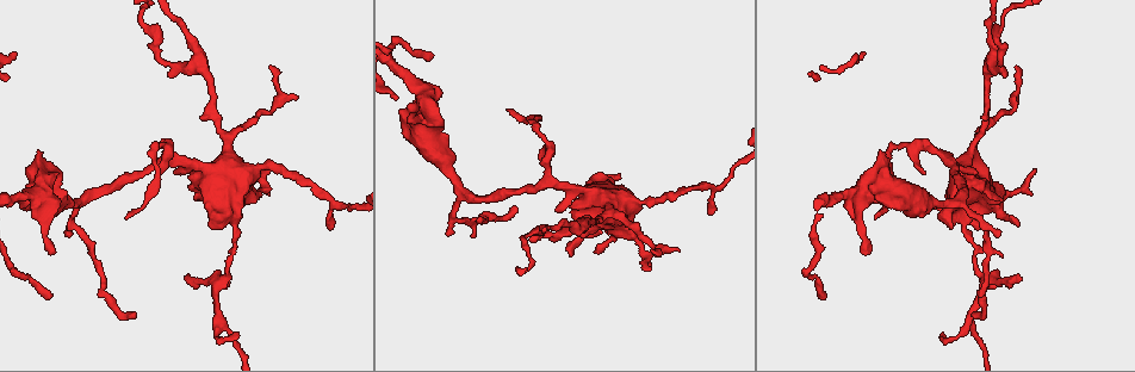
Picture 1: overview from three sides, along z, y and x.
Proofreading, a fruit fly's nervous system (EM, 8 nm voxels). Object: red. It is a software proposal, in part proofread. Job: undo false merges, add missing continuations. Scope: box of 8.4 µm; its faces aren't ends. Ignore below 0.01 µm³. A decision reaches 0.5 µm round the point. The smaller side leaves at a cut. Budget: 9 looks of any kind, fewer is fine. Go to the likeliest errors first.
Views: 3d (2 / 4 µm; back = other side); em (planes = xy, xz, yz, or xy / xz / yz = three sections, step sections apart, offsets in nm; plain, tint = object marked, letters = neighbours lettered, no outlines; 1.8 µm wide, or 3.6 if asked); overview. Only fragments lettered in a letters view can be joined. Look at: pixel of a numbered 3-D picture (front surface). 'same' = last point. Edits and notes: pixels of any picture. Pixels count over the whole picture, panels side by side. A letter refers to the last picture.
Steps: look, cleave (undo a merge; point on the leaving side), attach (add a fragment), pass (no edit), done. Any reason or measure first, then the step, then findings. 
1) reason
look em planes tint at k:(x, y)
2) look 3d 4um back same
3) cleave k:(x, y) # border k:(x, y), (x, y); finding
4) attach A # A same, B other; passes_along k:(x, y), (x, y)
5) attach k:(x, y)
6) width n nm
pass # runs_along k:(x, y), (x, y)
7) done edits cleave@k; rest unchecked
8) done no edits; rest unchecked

abrupt turn
look 3d 2um at 1:(662, 249)

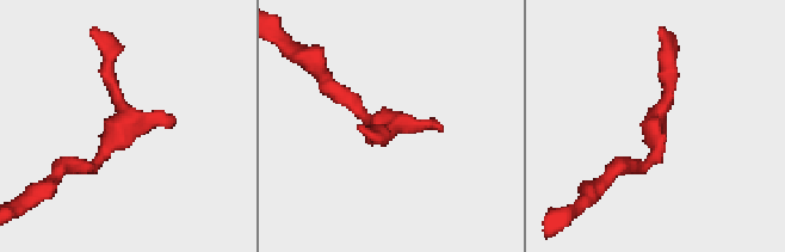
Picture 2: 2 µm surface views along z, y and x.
shape alone is not enough
look em 3.6um planes letters at 2:(394, 123)

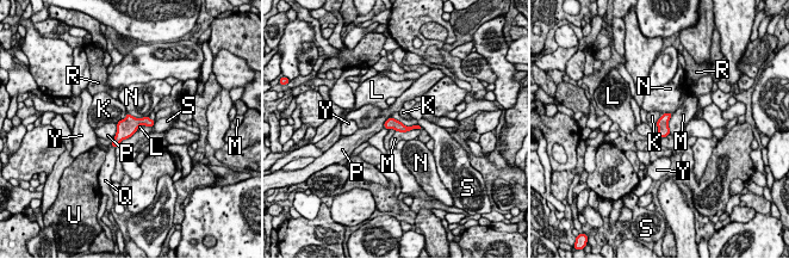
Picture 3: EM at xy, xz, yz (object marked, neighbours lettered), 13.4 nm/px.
width 160 nm
pass # K other, L other, M other, N other, P other, Q other, R other, S other, U other, Y other; border 3:(389, 128), (396, 130); continuous, no second cell

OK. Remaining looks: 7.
a fork
look 3d 2um back at 1:(425, 97)

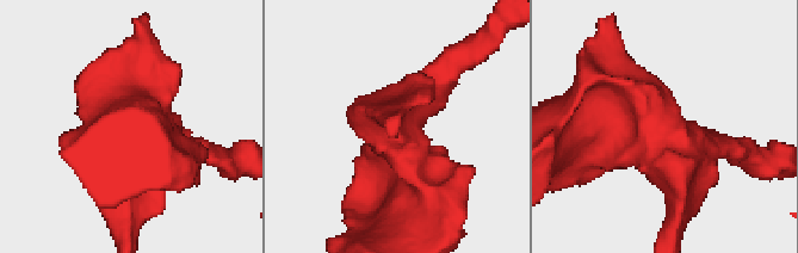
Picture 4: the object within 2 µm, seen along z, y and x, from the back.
shape alone is not enough
look em planes letters at 4:(400, 132)

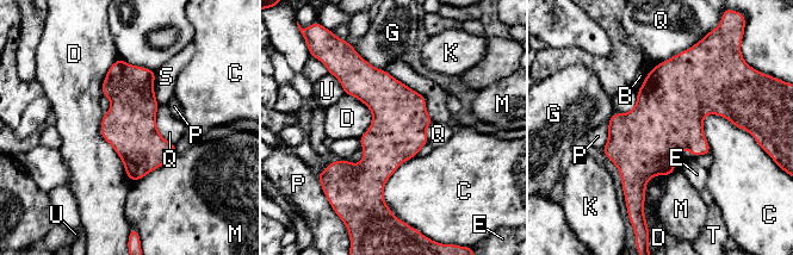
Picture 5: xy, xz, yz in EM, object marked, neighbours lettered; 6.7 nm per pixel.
pass # B other, C other, D other, E other, G other, K other, M other, P other, Q other, S other, T other, U other; one cell here

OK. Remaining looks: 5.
branch stops here
look 3d 4um at 1:(984, 213)

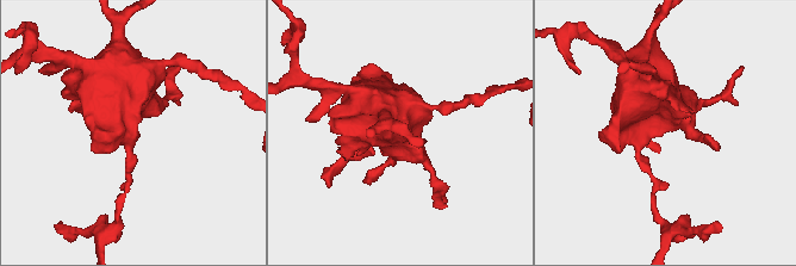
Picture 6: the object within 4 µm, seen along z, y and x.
look em 3.6um xy step 16 letters at 6:(136, 133)

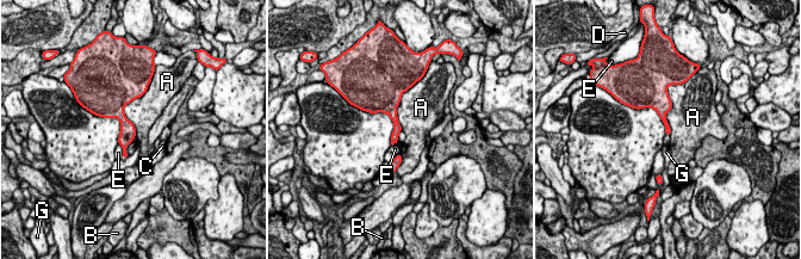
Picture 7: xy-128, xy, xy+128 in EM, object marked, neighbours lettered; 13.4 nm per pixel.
pass # A other, B other, C other, D other, E other, G other; border 7:(147, 91), (124, 108), (135, 136); none of them fits

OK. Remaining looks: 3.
branch stops here
look em 3.6um xy step 8 letters at 1:(1022, 277)

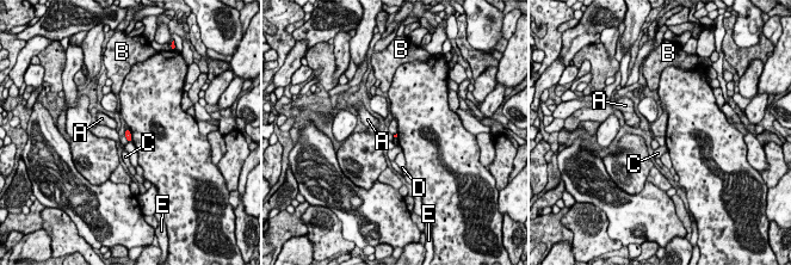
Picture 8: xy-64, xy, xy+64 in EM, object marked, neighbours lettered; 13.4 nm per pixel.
cut it another way
look em 3.6um planes letters same

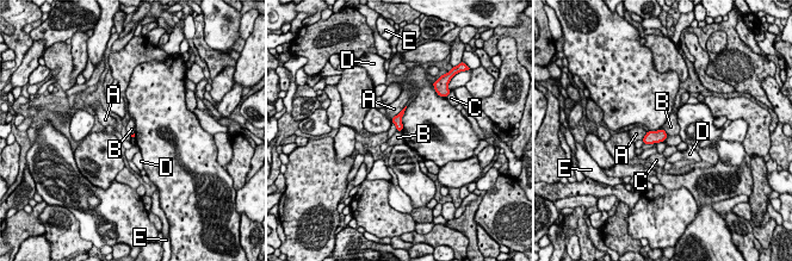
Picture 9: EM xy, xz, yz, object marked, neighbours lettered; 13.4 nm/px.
pass # A other, B other, C other, D other, E other; border 9:(662, 128), (668, 135); no lettered fragment goes on from it

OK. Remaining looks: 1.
done no edits; rest unchecked

